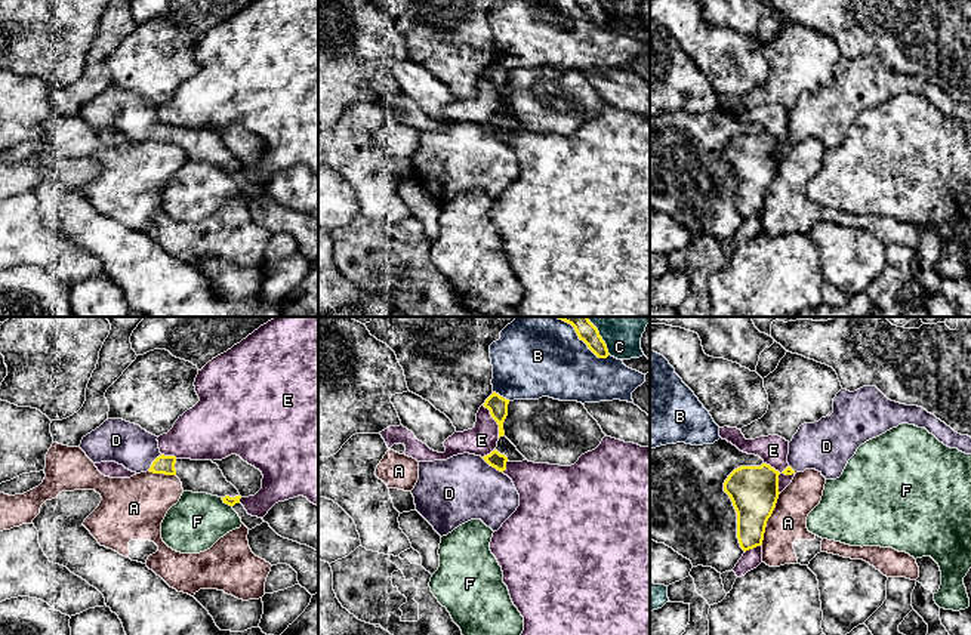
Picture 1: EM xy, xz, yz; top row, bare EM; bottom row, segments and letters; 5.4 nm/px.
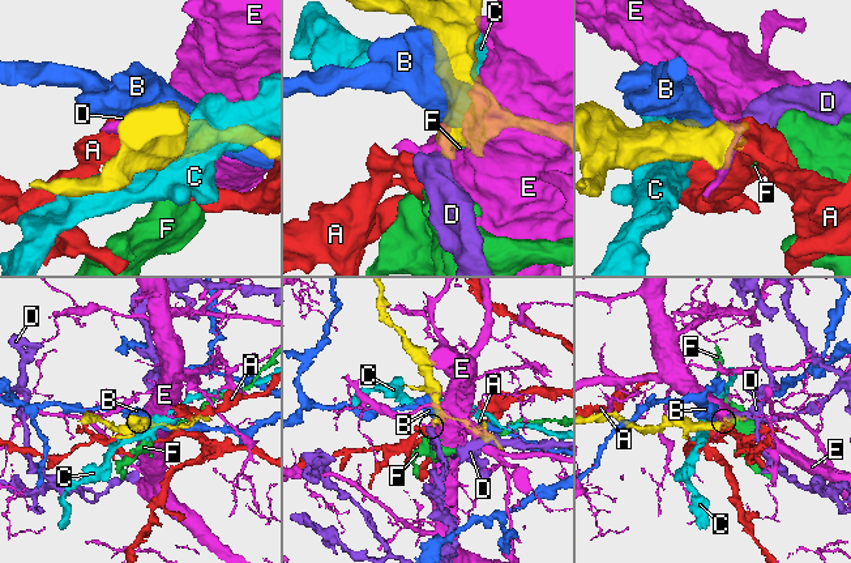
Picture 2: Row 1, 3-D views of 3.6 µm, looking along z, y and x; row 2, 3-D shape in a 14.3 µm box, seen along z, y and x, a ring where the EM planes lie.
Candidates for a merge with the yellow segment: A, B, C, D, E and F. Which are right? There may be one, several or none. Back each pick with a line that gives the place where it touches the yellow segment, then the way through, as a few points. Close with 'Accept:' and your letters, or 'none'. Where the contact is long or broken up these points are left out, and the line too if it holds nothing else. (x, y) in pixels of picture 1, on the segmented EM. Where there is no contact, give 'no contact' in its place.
D: meets yellow in xz at (492, 465); runs through xz (495, 459), (492, 465), (471, 486), (464, 487)
Accept: D

